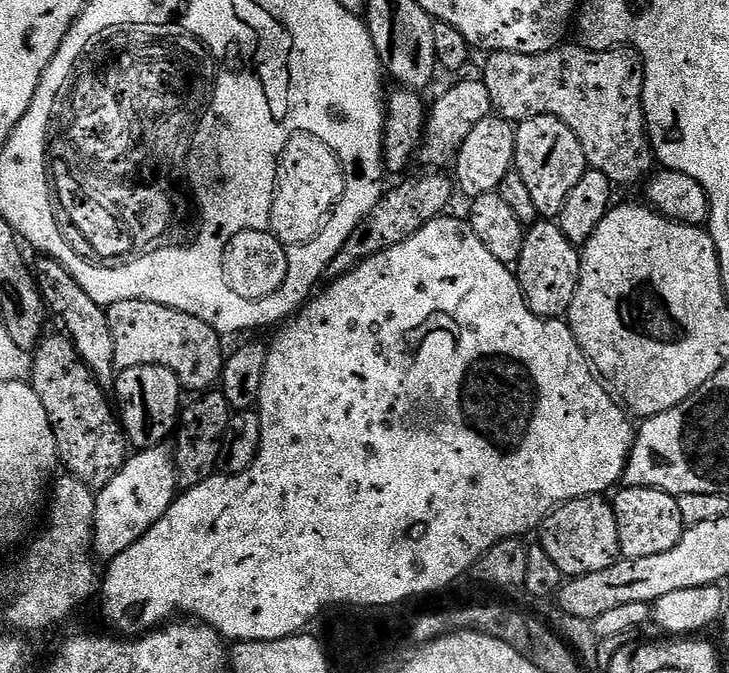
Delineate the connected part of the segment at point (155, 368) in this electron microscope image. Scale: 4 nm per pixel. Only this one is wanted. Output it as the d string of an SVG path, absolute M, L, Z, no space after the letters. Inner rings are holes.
M150 365L126 370L126 374L114 380L116 386L115 403L122 409L134 407L134 420L125 417L119 419L120 426L128 437L128 443L133 449L153 448L165 443L168 435L175 433L182 411L180 379L166 366Z

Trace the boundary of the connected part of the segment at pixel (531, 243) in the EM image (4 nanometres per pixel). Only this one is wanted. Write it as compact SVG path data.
M541 219L527 229L518 265L518 279L520 288L528 288L527 296L532 296L530 310L534 314L557 312L563 317L567 313L580 281L580 258L577 245L568 241L559 225L551 219Z

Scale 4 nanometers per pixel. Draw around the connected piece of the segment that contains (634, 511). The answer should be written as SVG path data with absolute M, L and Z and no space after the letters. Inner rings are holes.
M623 488L615 493L617 496L614 499L621 557L626 560L641 560L650 558L650 554L666 554L666 550L674 550L686 527L682 510L678 510L677 497L658 488Z

